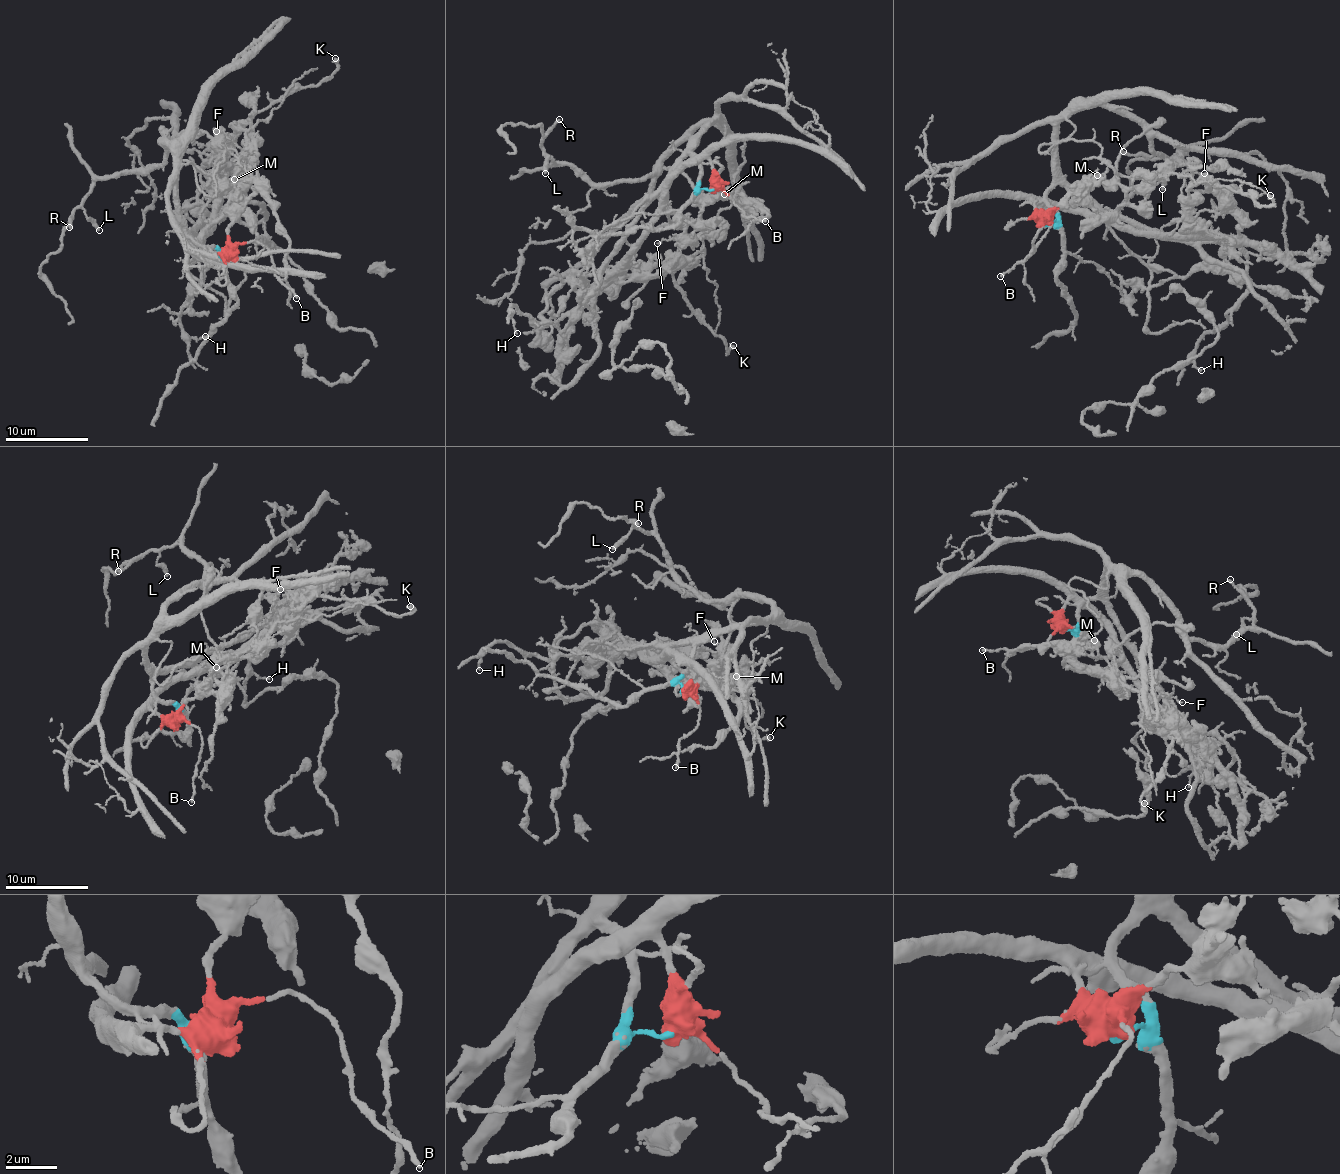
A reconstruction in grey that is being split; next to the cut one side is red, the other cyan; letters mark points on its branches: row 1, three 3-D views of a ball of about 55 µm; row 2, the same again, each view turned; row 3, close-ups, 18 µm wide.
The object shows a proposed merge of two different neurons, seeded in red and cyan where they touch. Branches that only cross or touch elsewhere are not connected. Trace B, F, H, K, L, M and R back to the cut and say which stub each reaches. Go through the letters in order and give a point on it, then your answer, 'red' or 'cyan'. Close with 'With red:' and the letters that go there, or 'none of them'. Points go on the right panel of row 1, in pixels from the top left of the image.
B: (1000, 276) | red
F: (1204, 173) | red
H: (1201, 370) | cyan
K: (1270, 195) | red
L: (1162, 189) | cyan
M: (1097, 175) | red
R: (1123, 151) | cyan
With red: B, F, K, M

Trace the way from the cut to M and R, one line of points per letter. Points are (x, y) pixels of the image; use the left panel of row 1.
M: (231, 254), (228, 230), (238, 207), (235, 178)
R: (231, 256), (187, 233), (165, 141), (160, 145), (164, 162), (94, 182), (69, 217), (70, 227)

